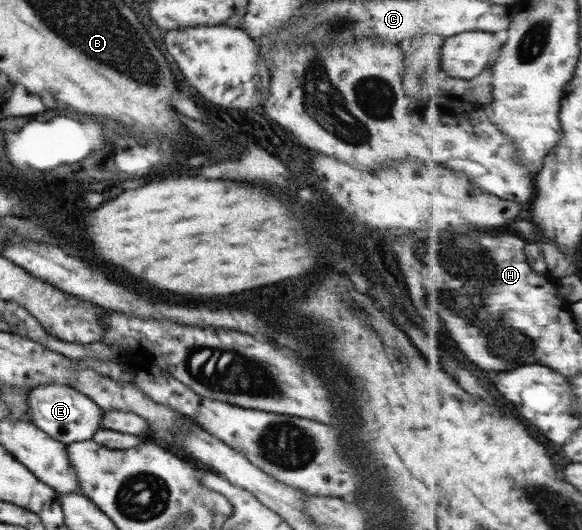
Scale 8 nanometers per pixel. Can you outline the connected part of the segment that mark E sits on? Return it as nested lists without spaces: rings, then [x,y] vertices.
[[[53,384],[32,388],[26,399],[26,408],[28,408],[30,422],[44,431],[44,434],[51,439],[64,445],[91,440],[96,430],[100,429],[99,422],[102,419],[100,411],[102,409],[88,399],[87,395],[68,386]]]

